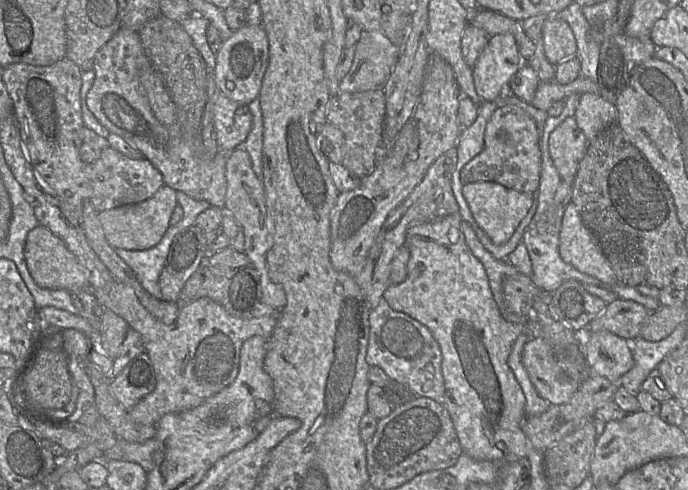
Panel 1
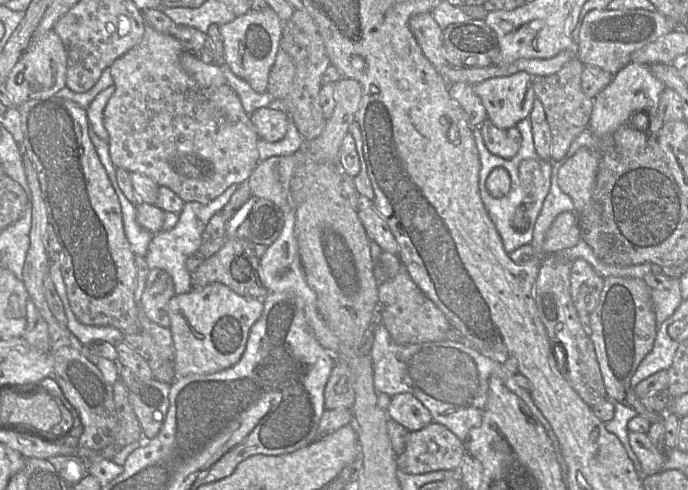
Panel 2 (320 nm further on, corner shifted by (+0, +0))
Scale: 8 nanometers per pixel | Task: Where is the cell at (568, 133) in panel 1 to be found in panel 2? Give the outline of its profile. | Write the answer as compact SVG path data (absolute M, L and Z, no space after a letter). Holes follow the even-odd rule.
M580 148L559 168L559 187L572 199L576 213L580 212L592 197L601 155L599 151Z

